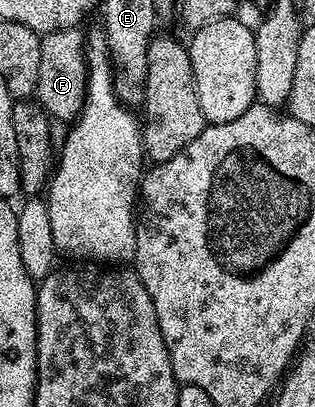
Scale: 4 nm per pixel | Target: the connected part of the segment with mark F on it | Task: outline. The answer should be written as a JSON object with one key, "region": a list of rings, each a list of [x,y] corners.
{"region":[[[82,27],[48,32],[41,39],[41,71],[37,74],[34,99],[52,120],[73,122],[78,118],[87,93],[87,53]]]}

